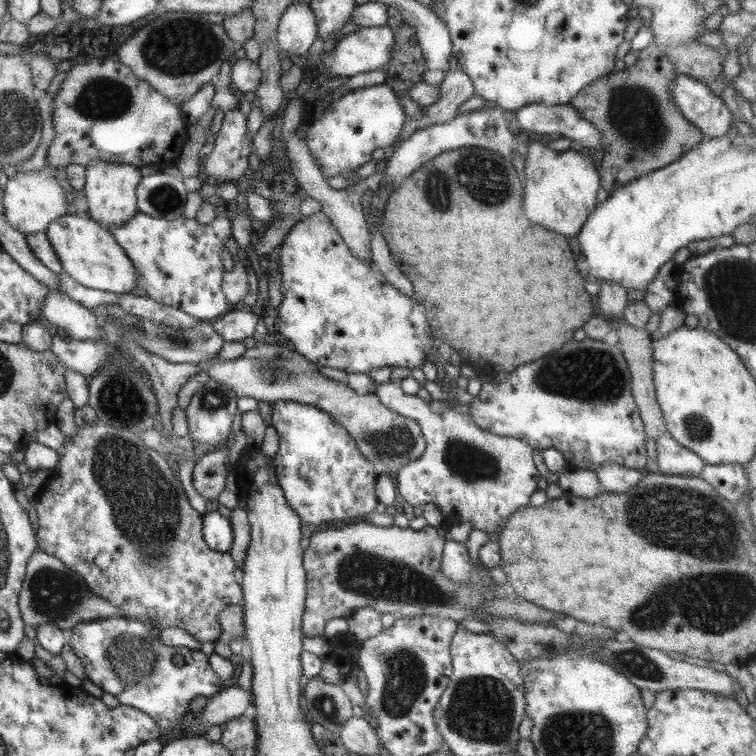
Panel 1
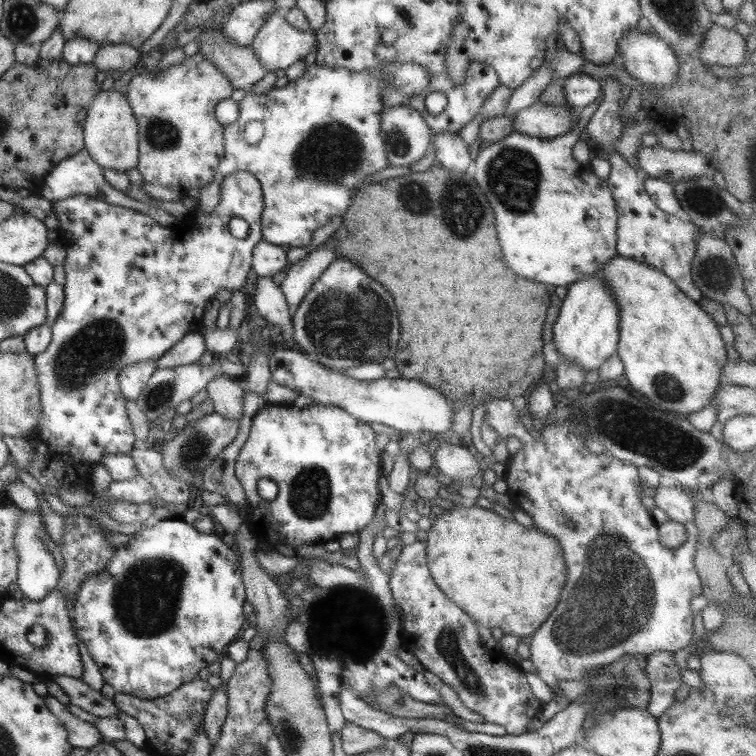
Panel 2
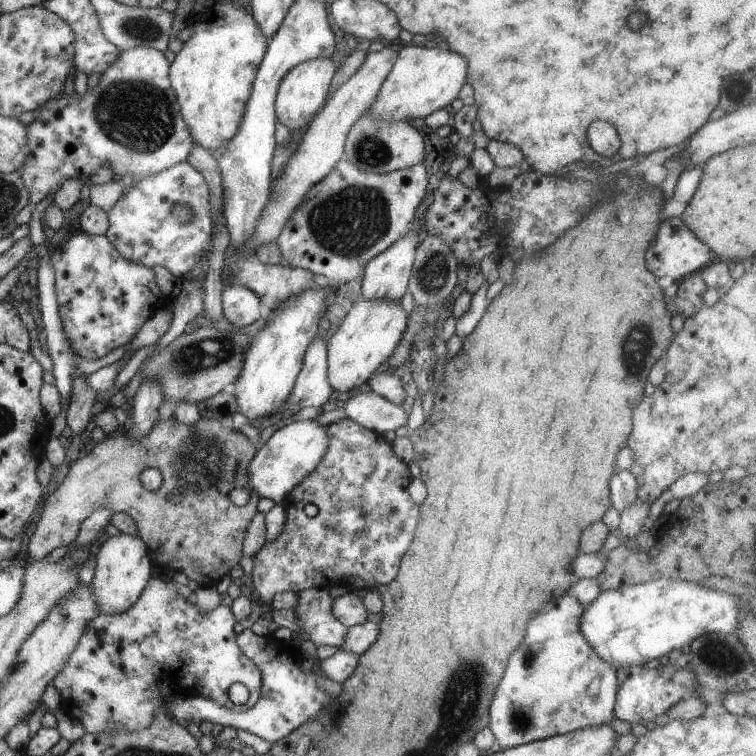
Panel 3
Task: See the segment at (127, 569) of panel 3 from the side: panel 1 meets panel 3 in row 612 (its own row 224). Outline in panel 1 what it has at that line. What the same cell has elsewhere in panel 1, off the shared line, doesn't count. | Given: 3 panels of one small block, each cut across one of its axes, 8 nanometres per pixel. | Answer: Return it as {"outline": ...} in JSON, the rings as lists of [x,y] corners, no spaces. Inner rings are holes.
{"outline":[[[95,160],[87,164],[84,173],[85,184],[82,189],[91,220],[99,223],[105,230],[111,225],[120,225],[125,222],[136,210],[137,184],[141,180],[140,170],[127,164],[105,164],[101,160]]]}

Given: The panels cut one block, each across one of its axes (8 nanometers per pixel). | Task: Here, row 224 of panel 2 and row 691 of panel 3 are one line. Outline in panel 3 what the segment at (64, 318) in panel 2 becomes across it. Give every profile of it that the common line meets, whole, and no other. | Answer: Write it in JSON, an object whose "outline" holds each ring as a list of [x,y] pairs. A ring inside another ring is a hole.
{"outline":[[[157,575],[150,577],[143,587],[139,598],[130,607],[127,607],[120,613],[111,613],[108,615],[99,614],[88,623],[82,637],[76,642],[76,647],[73,649],[73,652],[71,652],[69,658],[62,666],[62,669],[55,675],[55,678],[53,678],[51,682],[59,691],[61,697],[59,710],[79,721],[85,733],[102,733],[103,731],[124,731],[128,733],[129,731],[140,731],[150,725],[155,709],[165,705],[165,700],[162,699],[163,685],[168,686],[175,696],[203,697],[236,713],[249,710],[259,698],[261,675],[259,669],[239,650],[236,643],[236,634],[233,632],[235,623],[236,620],[232,612],[226,606],[217,605],[215,608],[201,612],[201,609],[197,608],[197,605],[194,603],[190,603],[186,599],[178,597],[177,585],[171,579],[165,580]],[[233,682],[240,682],[248,690],[249,696],[244,704],[235,705],[229,699],[227,688],[229,688]]]}

